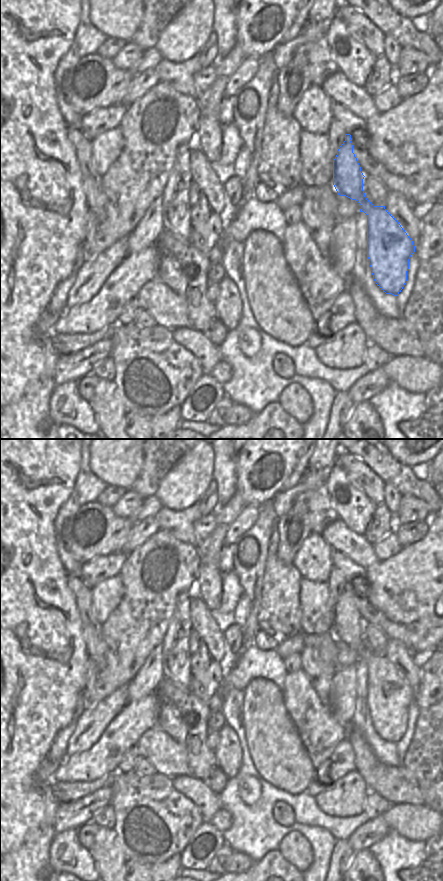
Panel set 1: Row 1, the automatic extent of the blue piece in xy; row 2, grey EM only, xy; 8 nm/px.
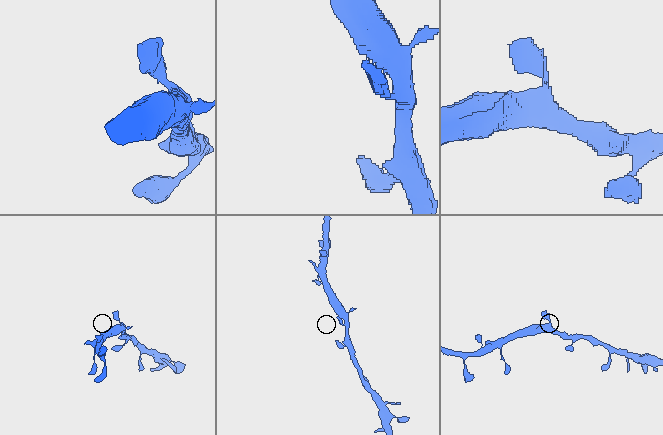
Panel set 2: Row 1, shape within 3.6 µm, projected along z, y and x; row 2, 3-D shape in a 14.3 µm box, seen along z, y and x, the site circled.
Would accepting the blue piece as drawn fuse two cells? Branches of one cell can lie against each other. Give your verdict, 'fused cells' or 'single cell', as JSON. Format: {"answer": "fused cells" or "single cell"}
{"answer": "single cell"}

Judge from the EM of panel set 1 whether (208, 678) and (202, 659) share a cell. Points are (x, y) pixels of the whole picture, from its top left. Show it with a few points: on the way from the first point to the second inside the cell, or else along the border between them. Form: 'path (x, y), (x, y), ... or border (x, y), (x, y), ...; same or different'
border (211, 660), (201, 673), (191, 676); different

